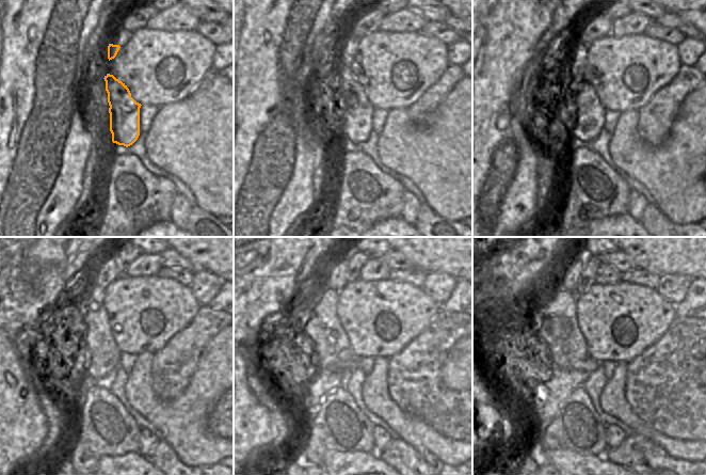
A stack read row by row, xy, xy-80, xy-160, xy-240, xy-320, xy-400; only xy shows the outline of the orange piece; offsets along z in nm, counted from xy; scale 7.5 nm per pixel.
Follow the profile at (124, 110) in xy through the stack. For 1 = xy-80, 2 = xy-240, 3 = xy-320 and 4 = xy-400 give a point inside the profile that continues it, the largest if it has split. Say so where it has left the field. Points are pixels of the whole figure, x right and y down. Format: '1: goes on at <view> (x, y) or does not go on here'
1: goes on at xy-80 (356, 125)
2: goes on at xy-240 (103, 354)
3: goes on at xy-320 (323, 329)
4: goes on at xy-400 (559, 332)

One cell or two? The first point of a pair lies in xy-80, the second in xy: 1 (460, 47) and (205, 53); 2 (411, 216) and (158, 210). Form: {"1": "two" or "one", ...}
{"1": "two", "2": "two"}

